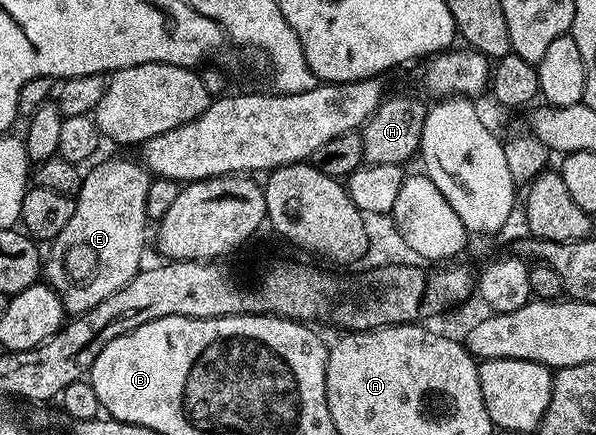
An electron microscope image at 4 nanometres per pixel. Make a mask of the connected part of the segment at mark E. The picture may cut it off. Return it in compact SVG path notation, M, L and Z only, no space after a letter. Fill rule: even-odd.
M108 159L105 163L98 164L92 172L88 171L83 176L76 199L74 217L70 217L66 229L62 229L62 233L51 240L52 252L49 255L47 252L46 255L46 282L58 293L69 316L75 317L94 309L98 301L106 301L110 293L122 289L141 270L144 238L147 237L150 226L146 209L147 191L154 179L143 163L132 159Z

